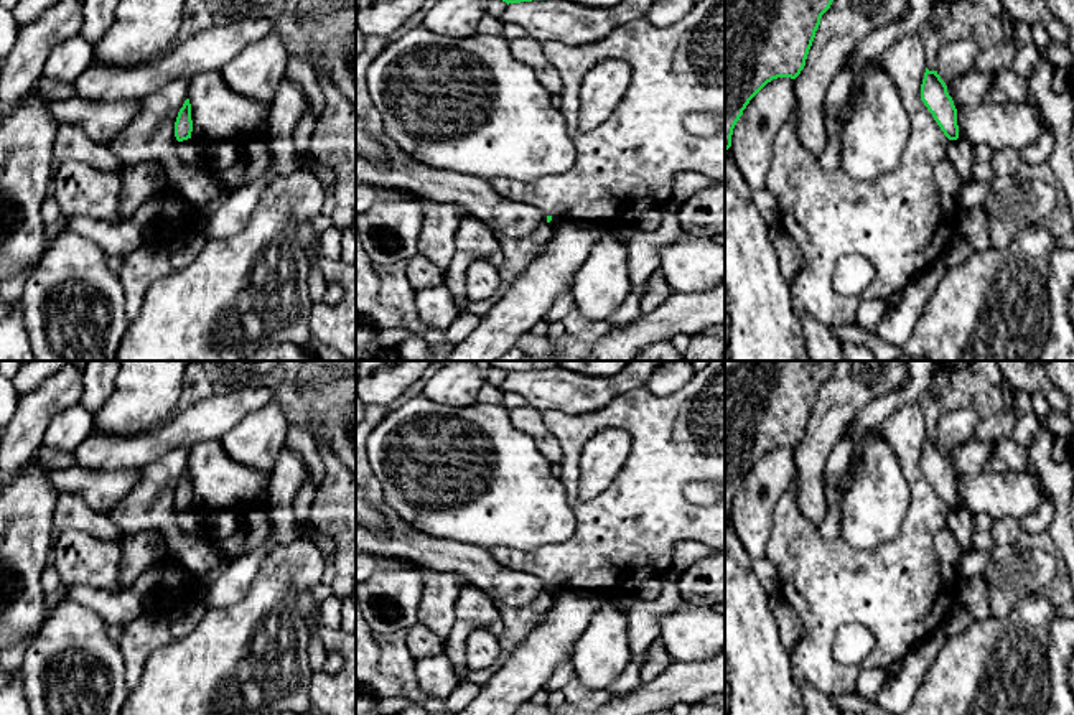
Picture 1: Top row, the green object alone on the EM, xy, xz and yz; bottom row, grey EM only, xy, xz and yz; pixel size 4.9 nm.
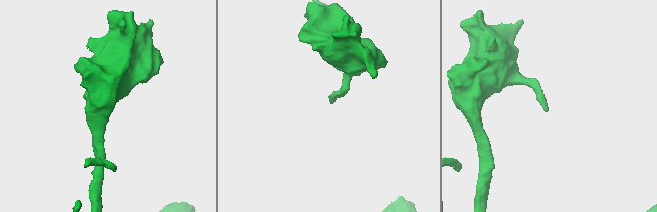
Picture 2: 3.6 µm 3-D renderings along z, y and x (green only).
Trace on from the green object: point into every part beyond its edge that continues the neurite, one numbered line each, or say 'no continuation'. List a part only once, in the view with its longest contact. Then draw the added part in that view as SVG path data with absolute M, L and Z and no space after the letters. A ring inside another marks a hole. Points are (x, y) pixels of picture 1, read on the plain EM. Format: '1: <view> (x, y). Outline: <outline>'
no continuation

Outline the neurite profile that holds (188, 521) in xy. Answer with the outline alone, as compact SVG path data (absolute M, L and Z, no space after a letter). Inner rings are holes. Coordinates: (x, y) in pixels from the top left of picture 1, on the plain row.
M191 507L176 512L176 524L184 534L203 535L206 524Z

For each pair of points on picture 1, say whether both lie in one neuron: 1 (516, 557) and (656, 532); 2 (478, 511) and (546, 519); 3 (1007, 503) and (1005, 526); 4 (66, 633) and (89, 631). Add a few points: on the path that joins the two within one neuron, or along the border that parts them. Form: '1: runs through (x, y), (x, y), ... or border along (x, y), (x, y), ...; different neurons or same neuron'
1: runs through (551, 560), (588, 560), (611, 551), (621, 541); same neuron
2: runs through (494, 516), (529, 516); same neuron
3: border along (1018, 519), (999, 518), (994, 521); different neurons
4: runs through (71, 633), (84, 631); same neuron

